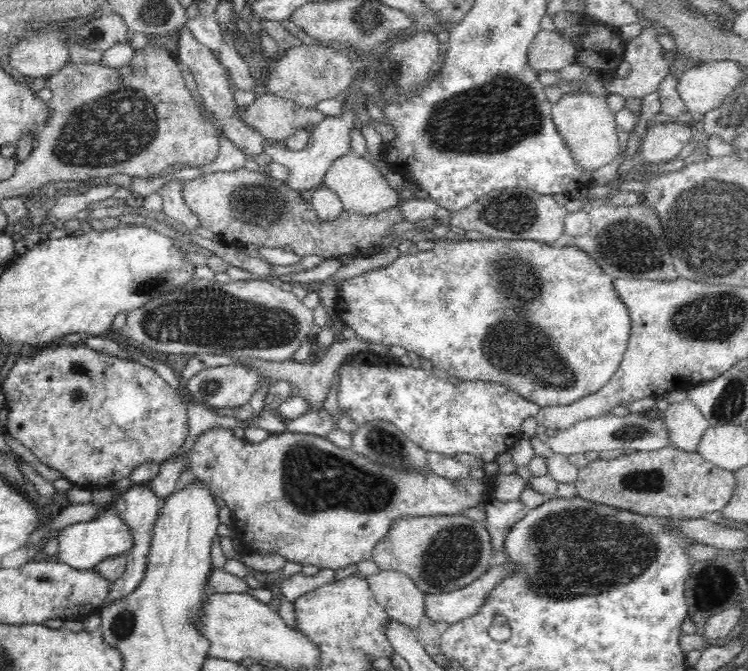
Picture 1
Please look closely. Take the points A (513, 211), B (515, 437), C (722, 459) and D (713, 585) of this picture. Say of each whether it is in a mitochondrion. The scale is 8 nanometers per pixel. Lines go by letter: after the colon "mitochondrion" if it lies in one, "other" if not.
A: mitochondrion
B: other
C: other
D: mitochondrion

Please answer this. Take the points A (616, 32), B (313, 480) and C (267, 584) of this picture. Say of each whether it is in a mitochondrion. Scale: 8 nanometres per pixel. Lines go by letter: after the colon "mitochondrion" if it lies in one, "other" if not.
A: other
B: mitochondrion
C: other

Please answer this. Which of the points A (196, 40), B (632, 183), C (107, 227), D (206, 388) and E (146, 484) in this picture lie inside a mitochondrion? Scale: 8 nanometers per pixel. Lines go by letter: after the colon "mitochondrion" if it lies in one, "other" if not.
A: other
B: other
C: other
D: mitochondrion
E: other

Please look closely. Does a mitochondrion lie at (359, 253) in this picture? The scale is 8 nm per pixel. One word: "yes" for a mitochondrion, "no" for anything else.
no

